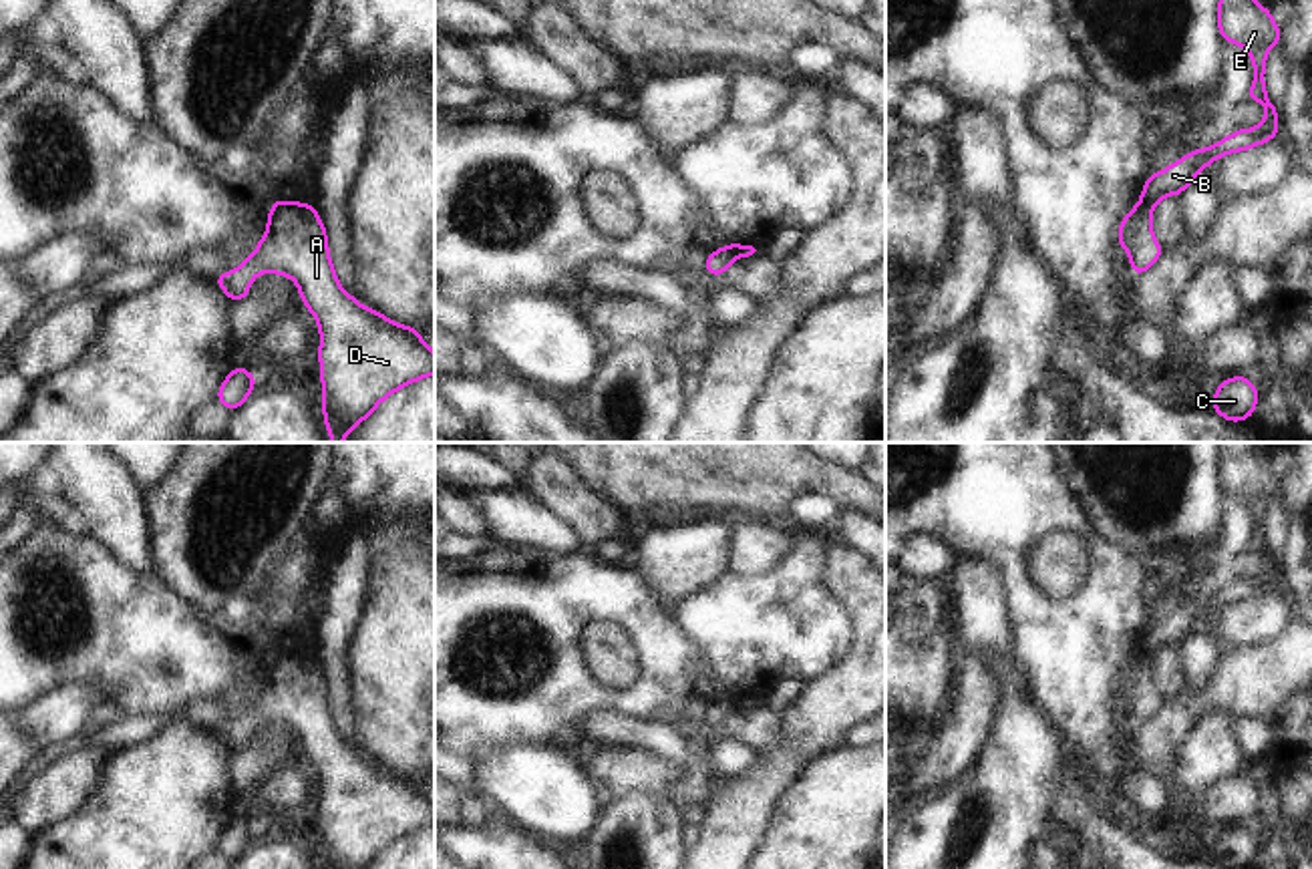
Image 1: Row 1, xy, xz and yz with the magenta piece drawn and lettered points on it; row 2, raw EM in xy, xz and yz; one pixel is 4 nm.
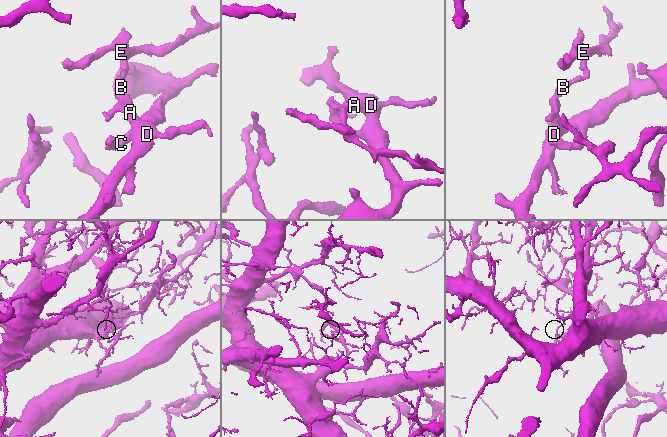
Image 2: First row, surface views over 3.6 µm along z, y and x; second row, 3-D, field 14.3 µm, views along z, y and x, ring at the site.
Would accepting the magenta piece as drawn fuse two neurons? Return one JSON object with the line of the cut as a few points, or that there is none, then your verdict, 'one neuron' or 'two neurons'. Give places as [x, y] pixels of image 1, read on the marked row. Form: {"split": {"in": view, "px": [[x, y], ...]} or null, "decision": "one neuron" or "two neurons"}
{"split": {"in": "yz", "px": [[1137, 204], [1150, 216]]}, "decision": "two neurons"}

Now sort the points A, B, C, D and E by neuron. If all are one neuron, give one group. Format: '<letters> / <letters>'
A C D / B E

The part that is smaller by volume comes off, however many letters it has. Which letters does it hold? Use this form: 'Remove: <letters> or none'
Remove: B, E

